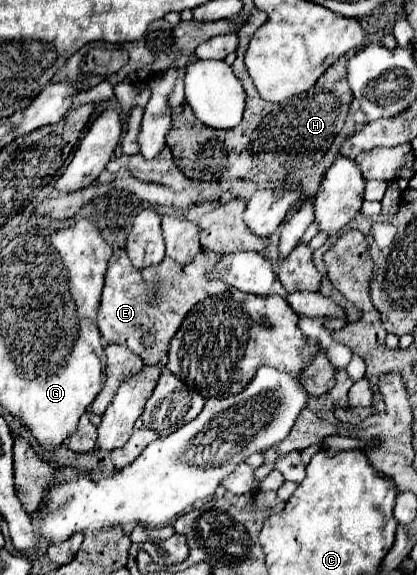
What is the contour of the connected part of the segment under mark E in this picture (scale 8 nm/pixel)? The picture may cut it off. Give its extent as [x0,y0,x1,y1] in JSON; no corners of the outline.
[98,251,230,365]

